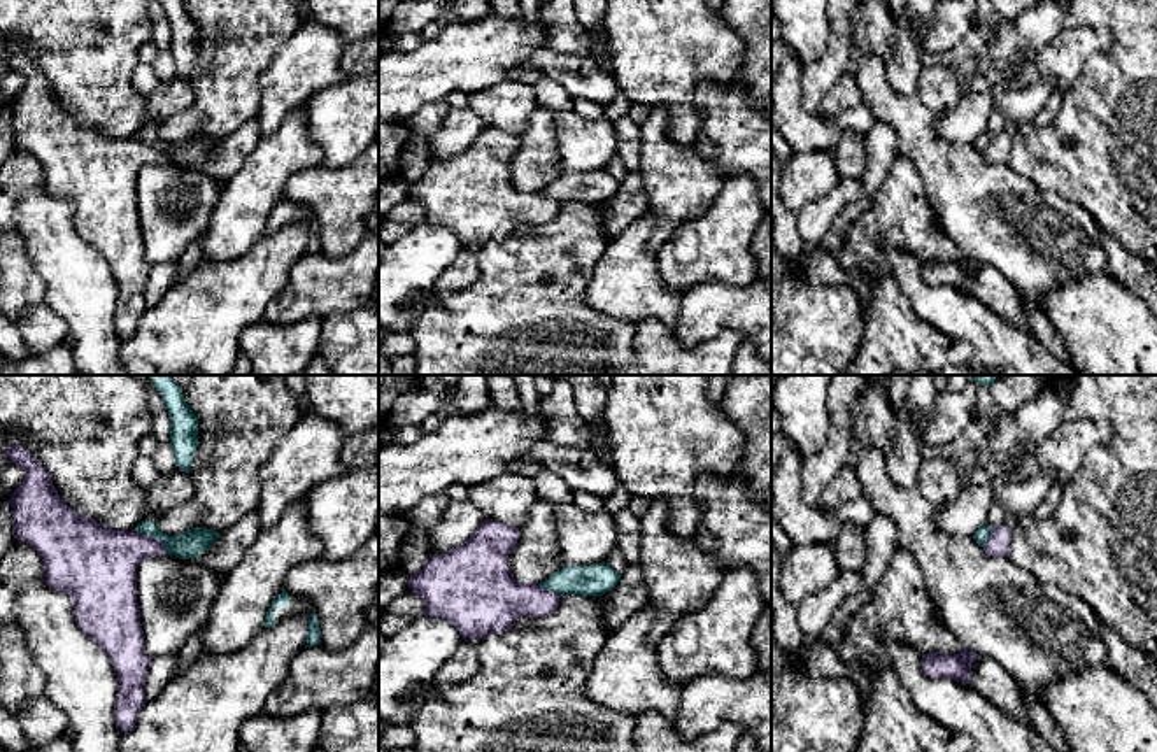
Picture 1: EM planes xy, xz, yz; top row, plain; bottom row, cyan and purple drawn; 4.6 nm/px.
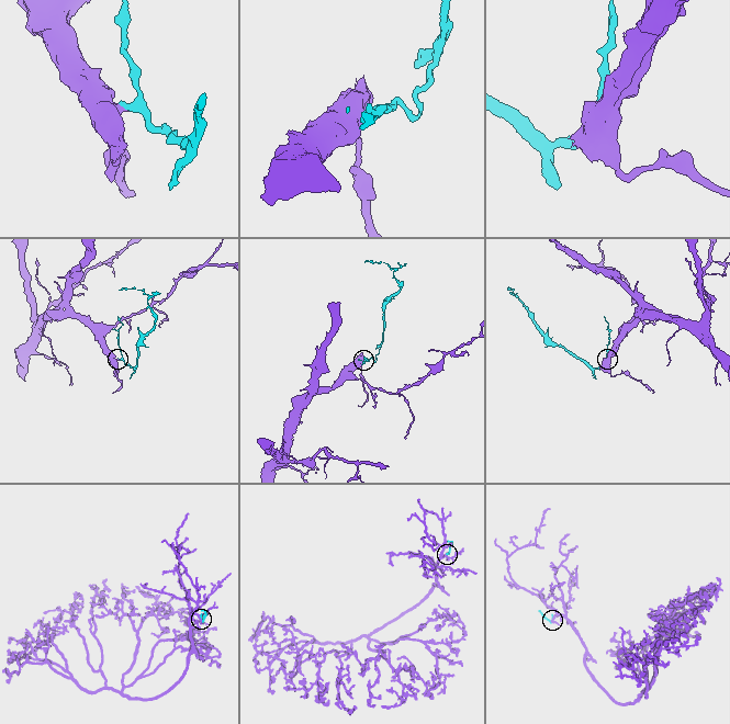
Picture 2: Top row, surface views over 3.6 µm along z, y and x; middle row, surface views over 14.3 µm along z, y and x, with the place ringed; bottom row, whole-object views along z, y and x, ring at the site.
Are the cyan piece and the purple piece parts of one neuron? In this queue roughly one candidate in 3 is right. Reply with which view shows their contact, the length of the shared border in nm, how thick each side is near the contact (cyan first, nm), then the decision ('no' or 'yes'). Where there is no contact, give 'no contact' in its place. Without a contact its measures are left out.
meets cyan in xy; contact 190 nm long; 130 nm thick on the cyan side, 300 nm on the other; no

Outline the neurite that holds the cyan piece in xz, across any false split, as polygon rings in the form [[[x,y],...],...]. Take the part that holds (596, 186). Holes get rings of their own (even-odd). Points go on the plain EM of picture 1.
[[[605,168],[589,174],[561,175],[540,193],[557,202],[603,203],[621,188],[621,181]]]

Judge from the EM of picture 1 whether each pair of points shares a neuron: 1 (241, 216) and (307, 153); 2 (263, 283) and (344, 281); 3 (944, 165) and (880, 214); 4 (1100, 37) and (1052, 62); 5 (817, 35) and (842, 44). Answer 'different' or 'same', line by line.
1: same
2: different
3: different
4: same
5: different

